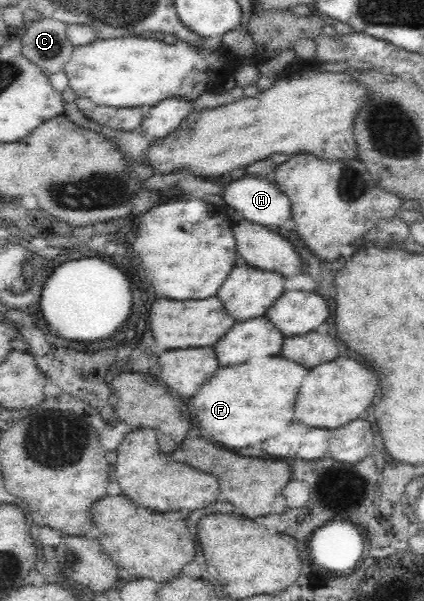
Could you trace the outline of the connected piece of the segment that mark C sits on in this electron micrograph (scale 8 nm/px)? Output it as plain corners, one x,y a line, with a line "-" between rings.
43,16
31,20
21,30
21,54
47,76
63,71
75,46
65,35
64,22

